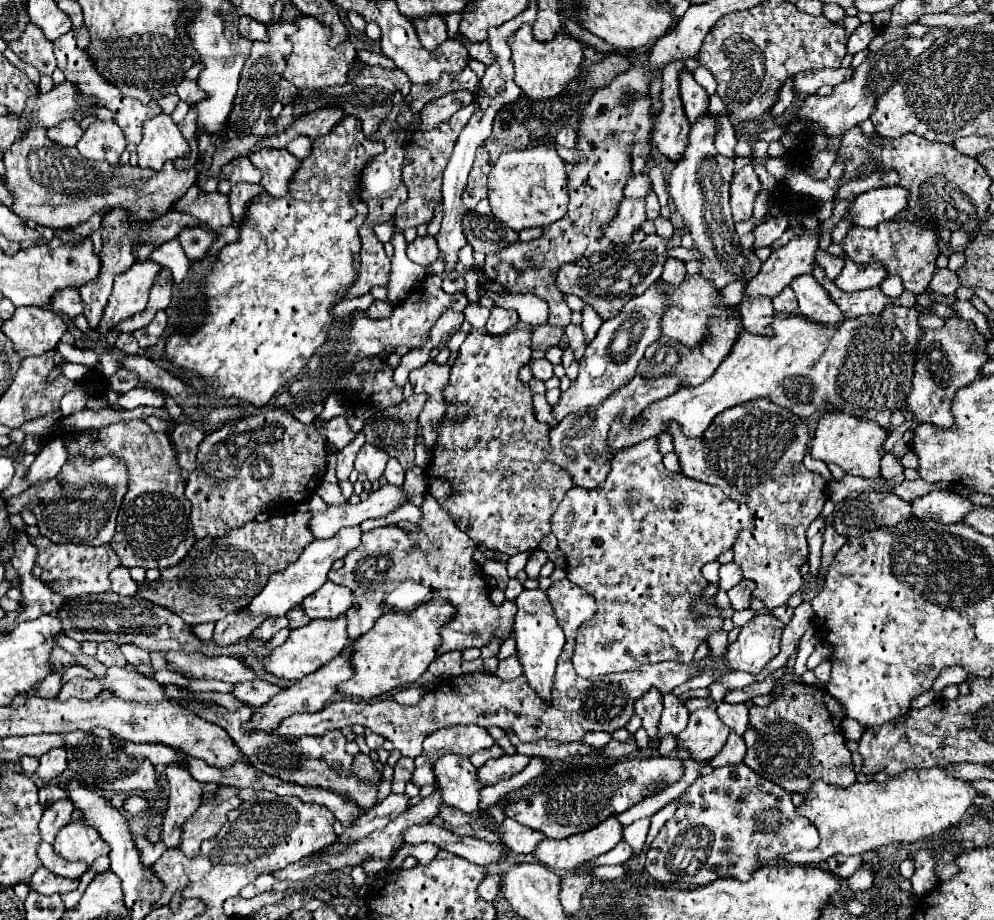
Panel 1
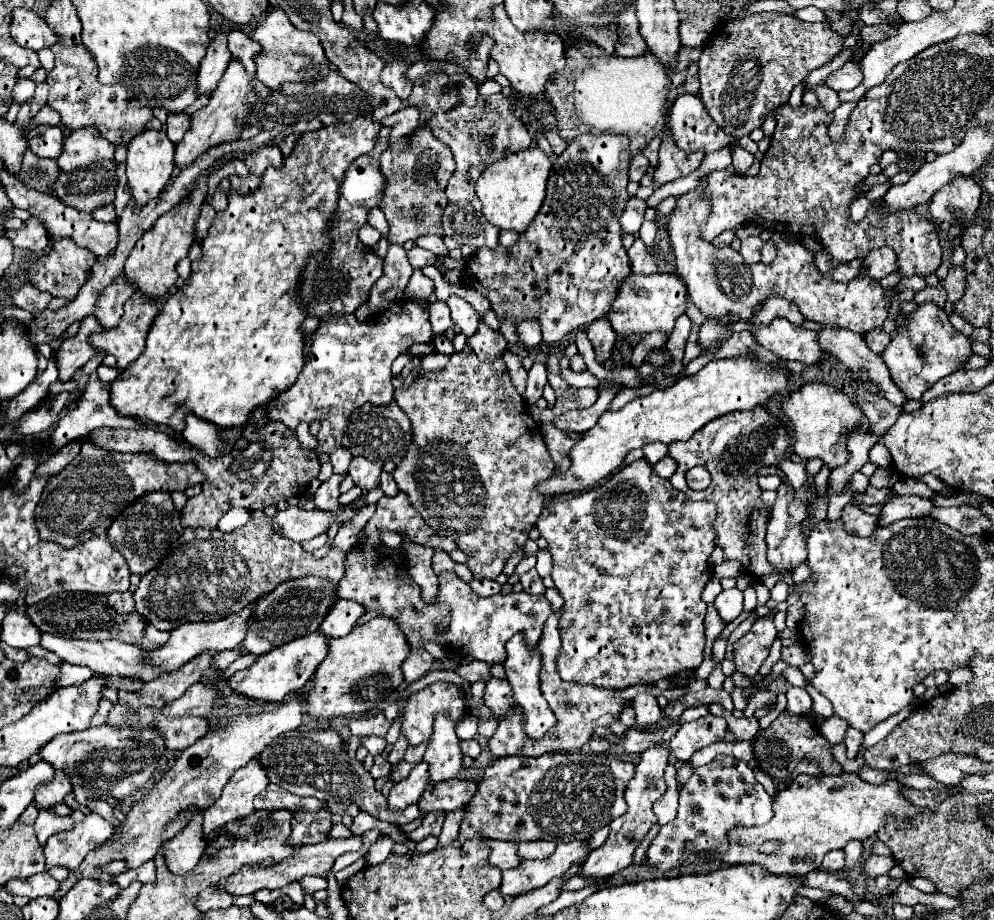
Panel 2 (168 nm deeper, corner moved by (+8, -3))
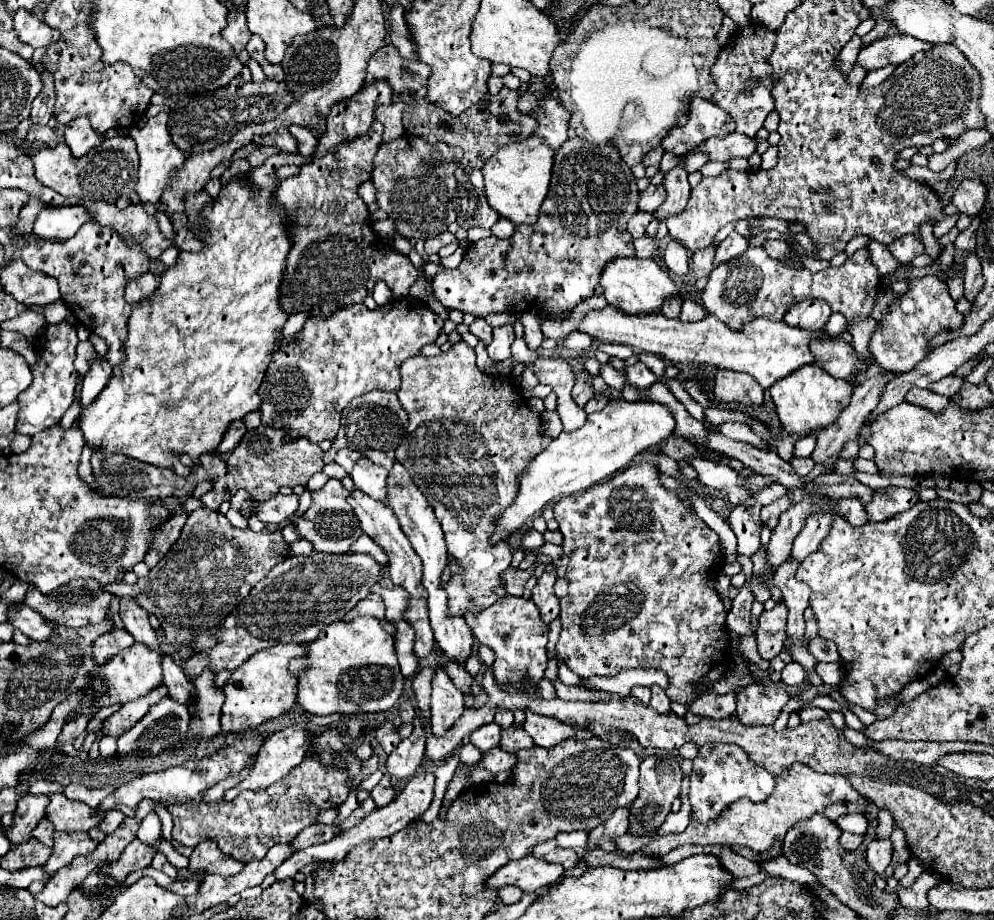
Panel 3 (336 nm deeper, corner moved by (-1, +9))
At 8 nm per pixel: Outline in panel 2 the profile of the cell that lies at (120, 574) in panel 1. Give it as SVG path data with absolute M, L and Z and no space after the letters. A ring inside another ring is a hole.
M113 592L107 598L109 598L109 606L115 612L119 612L123 616L129 616L131 612L135 612L135 602L133 602L131 592Z

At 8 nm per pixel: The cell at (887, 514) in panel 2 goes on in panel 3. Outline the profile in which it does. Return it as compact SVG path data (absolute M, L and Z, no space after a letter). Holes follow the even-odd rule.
M884 488L876 490L872 502L866 506L870 522L884 522L918 502L918 492L912 488Z

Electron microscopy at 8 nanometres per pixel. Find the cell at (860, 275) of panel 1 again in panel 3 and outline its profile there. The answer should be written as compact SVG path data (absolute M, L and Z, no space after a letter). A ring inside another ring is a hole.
M902 236L894 242L888 244L888 250L894 254L894 258L898 260L900 266L906 266L910 264L916 256L920 256L924 252L924 246L922 246L922 240L916 238L916 236Z

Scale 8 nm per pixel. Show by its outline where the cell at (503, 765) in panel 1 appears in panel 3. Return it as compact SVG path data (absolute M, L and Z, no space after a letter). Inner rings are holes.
M420 772L420 774L416 774L414 778L410 778L410 780L406 782L406 786L402 788L400 796L398 796L392 804L388 804L388 806L384 806L384 808L378 808L376 812L368 814L358 826L344 830L340 836L332 838L330 842L314 844L314 846L310 846L310 848L306 848L306 850L294 852L288 860L284 860L284 862L274 870L274 876L276 876L278 880L288 878L288 876L294 876L300 868L304 868L306 864L314 862L314 858L316 858L316 860L344 860L346 854L348 854L352 848L362 846L362 844L366 844L366 842L370 842L370 840L388 838L388 836L400 832L400 830L406 828L412 820L416 820L418 816L422 816L422 814L428 810L432 798L434 798L434 780L436 780L436 778L434 778L432 772Z

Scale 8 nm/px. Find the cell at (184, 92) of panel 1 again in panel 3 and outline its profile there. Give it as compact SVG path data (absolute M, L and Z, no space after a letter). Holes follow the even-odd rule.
M236 10L228 14L228 24L222 30L222 38L230 42L234 52L242 52L246 48L246 42L250 40L250 30L246 26L246 14L244 10Z

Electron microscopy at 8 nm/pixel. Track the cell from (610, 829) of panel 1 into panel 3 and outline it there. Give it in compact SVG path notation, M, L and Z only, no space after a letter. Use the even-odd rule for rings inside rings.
M532 856L512 860L488 878L490 888L518 886L522 892L536 892L542 886L554 884L562 876L560 864L548 864L546 860L534 860Z

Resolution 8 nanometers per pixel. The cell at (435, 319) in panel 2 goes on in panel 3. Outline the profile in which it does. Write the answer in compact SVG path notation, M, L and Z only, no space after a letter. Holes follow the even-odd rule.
M570 138L556 150L550 192L542 204L538 220L530 226L516 226L516 232L506 240L490 236L470 244L458 268L434 276L434 296L448 312L460 310L474 316L486 316L492 312L522 314L534 308L538 312L550 312L554 322L562 322L562 316L566 316L578 302L602 294L600 276L610 260L636 256L632 236L626 230L634 212L638 212L636 178L614 144L594 146L582 138Z

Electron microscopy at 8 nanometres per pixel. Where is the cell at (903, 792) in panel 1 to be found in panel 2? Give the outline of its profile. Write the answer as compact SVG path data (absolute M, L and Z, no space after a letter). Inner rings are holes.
M799 774L793 784L785 790L781 790L775 798L773 798L773 818L765 824L765 826L735 826L729 830L727 838L729 838L729 848L723 850L723 852L715 852L715 850L709 850L705 852L705 856L709 860L721 860L725 864L761 864L765 866L771 874L807 874L807 872L813 872L813 870L819 870L821 868L821 860L827 852L831 850L839 850L839 848L845 848L845 844L855 838L855 840L867 840L869 836L877 834L877 830L891 818L901 818L901 820L907 820L907 818L913 818L913 814L919 814L919 812L929 812L929 810L919 810L915 806L909 804L907 798L901 796L901 784L895 782L895 780L889 780L881 786L875 786L875 784L869 784L869 782L863 782L857 774L839 774L839 776L823 776L821 780L815 780L813 776L807 776L807 774ZM769 840L777 840L781 846L771 852L771 854L763 854L759 852L759 846L769 842Z

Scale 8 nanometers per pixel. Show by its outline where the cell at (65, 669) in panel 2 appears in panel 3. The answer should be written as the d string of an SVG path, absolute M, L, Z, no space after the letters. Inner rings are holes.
M112 630L112 632L106 632L102 634L96 642L94 642L94 648L92 648L92 654L94 654L94 662L102 664L106 662L108 658L112 658L116 652L128 648L134 644L134 638L126 632L126 630Z

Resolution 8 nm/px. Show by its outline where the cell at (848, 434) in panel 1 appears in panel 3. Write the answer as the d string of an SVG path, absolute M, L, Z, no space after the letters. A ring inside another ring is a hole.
M818 364L802 366L796 372L792 372L790 376L786 376L770 386L770 394L776 404L776 412L778 412L778 418L784 426L784 430L788 434L798 434L802 438L818 434L820 430L834 424L834 420L838 418L842 408L846 408L846 404L850 404L852 390L854 390L854 386L848 380L838 380L838 378L830 376Z

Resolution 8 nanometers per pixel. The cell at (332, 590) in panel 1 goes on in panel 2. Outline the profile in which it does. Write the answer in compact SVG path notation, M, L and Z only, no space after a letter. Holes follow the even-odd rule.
M337 600L329 616L321 624L321 632L327 638L343 637L354 628L357 620L365 614L365 608L353 600Z

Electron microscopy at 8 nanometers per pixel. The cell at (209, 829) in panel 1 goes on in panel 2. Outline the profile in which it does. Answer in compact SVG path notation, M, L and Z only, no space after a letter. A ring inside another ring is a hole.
M251 760L245 768L239 768L231 776L221 798L203 812L203 834L207 836L225 822L249 816L255 810L253 798L261 794L267 784L267 766L261 760Z

